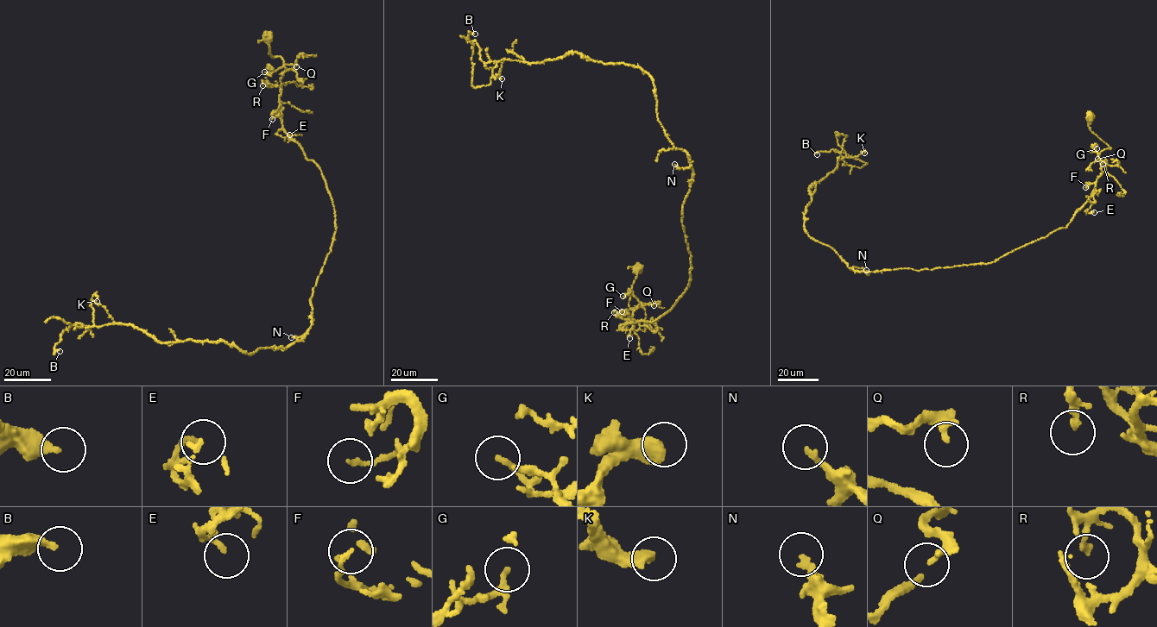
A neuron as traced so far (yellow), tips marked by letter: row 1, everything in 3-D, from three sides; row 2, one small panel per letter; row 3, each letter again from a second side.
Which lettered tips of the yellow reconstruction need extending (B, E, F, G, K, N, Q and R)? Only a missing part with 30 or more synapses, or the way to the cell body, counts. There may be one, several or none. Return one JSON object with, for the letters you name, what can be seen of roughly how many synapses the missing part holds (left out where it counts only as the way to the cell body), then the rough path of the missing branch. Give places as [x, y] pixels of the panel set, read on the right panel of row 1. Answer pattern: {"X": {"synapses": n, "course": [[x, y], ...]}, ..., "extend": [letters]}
{"Q": {"synapses": 35, "course": [[1097, 159], [1096, 161], [1099, 162], [1092, 159], [1089, 166], [1083, 166]]}, "extend": ["Q"]}

